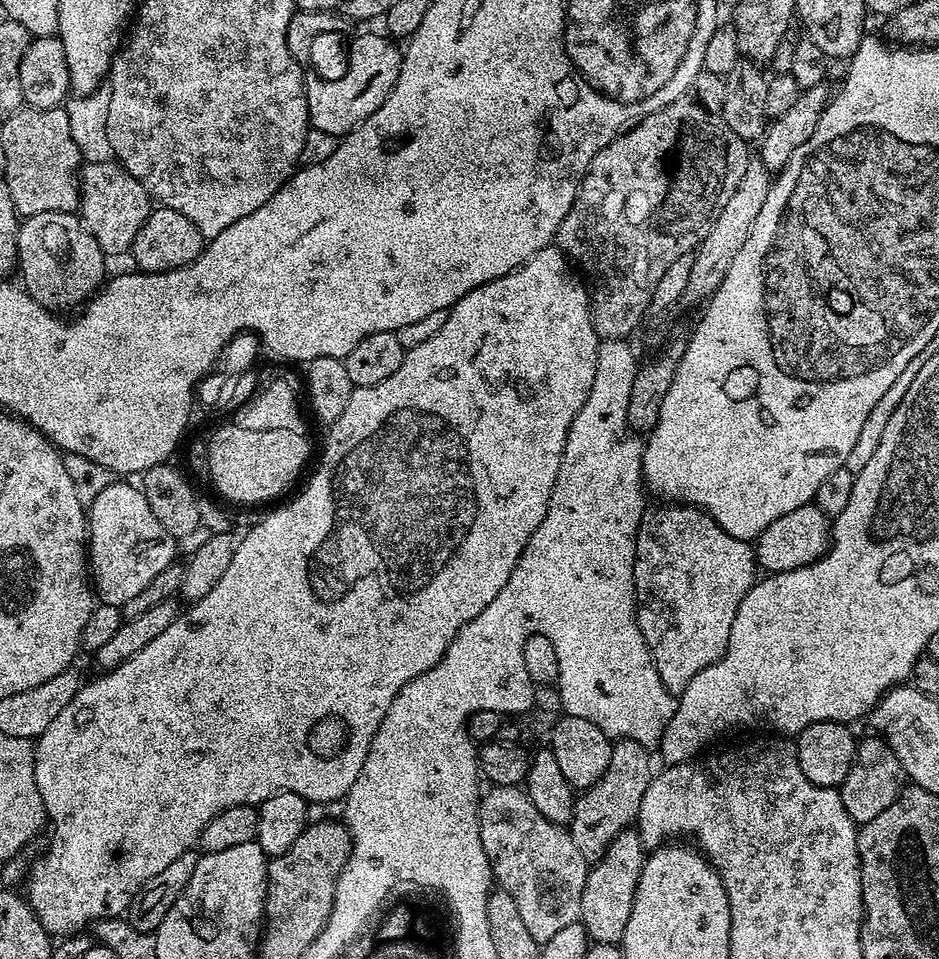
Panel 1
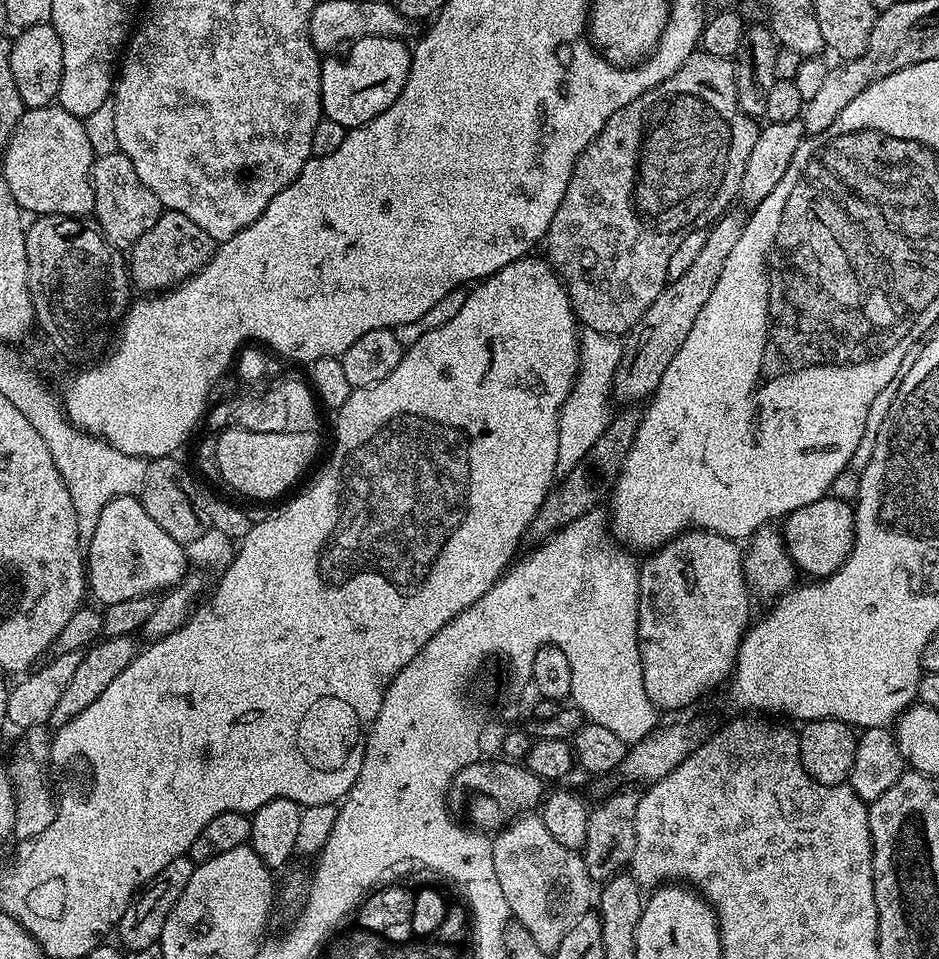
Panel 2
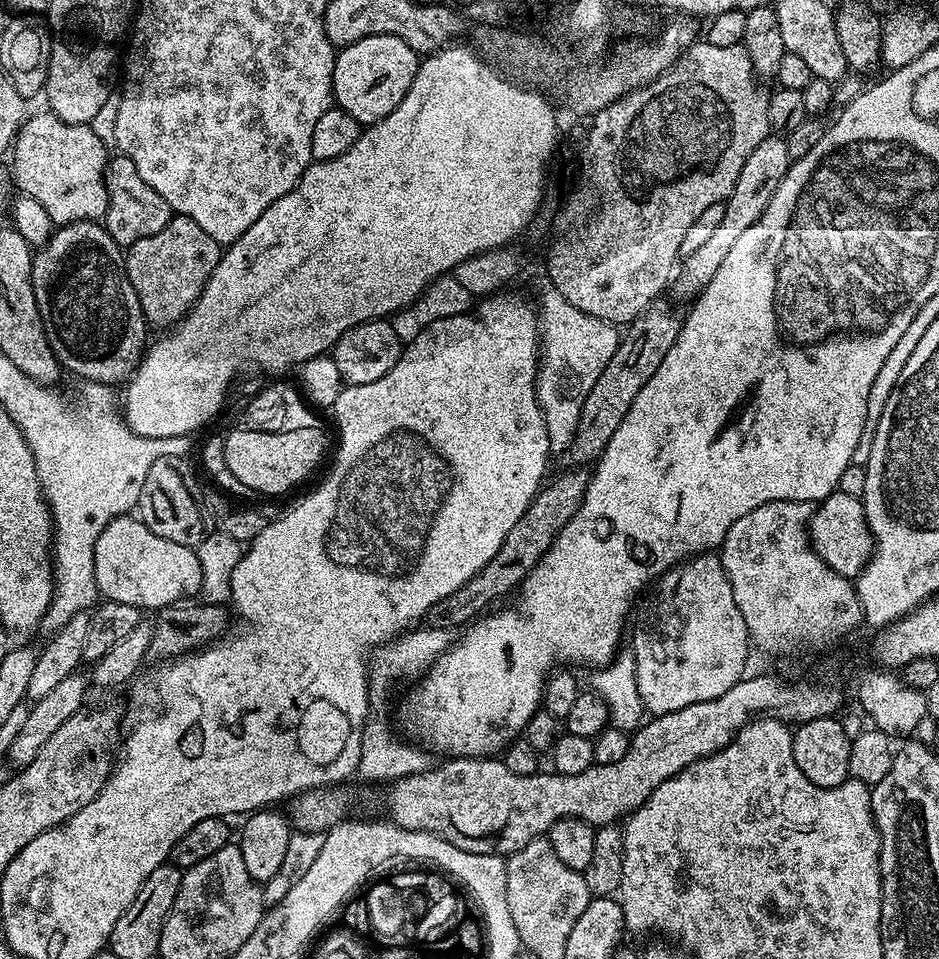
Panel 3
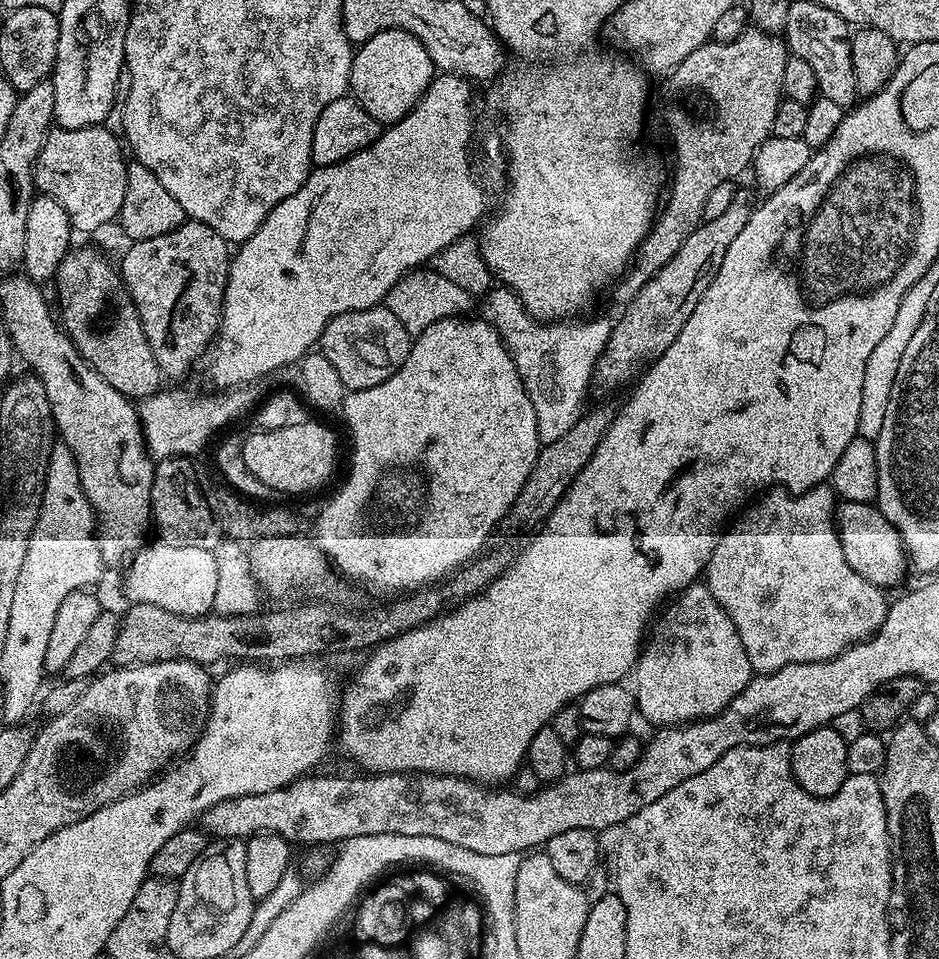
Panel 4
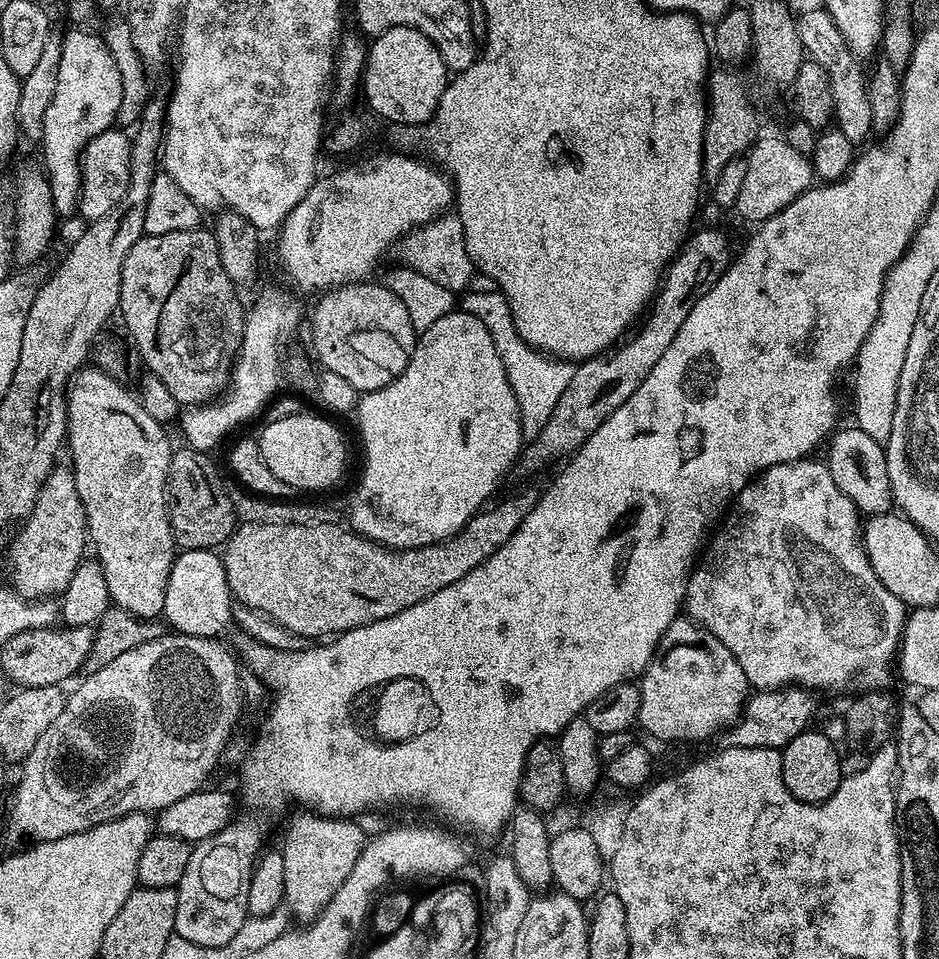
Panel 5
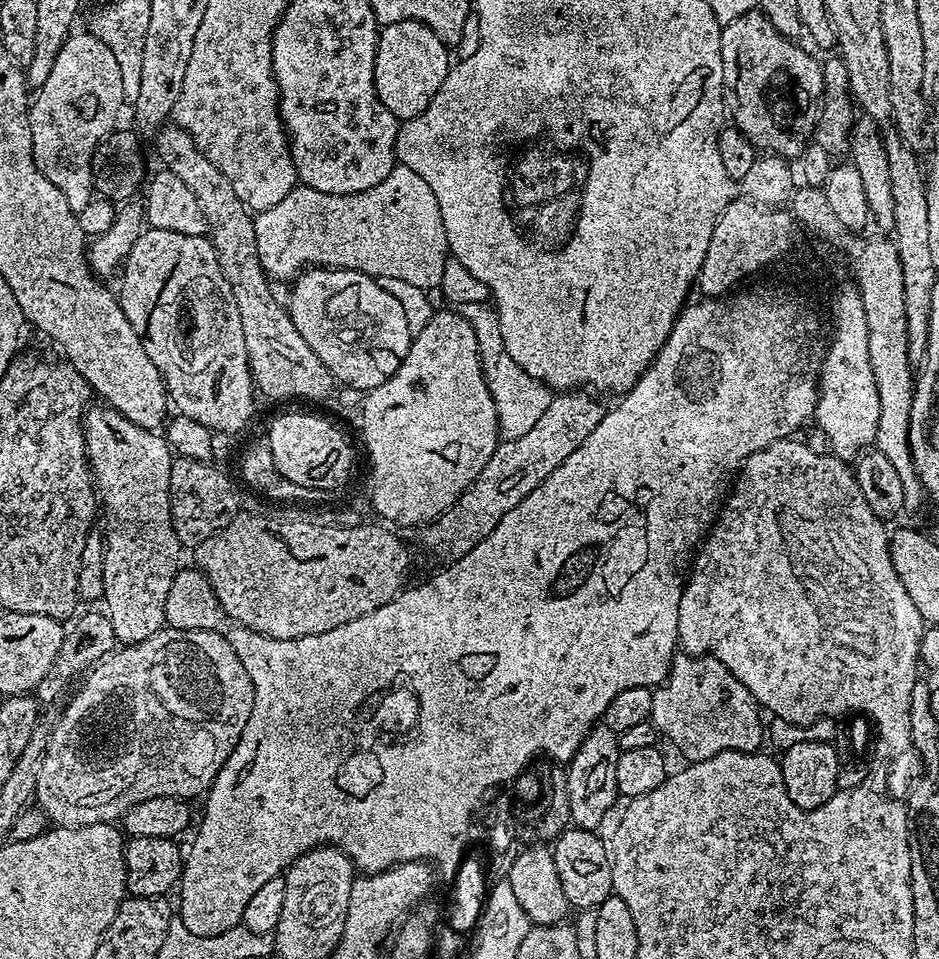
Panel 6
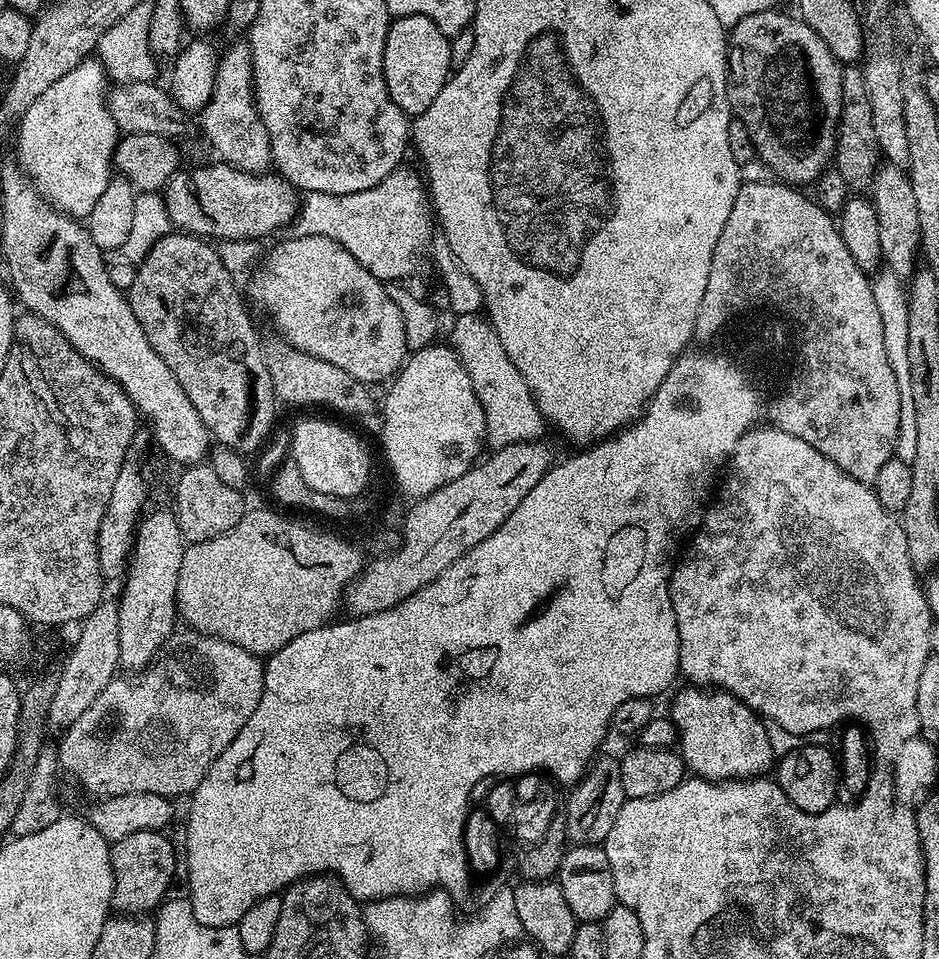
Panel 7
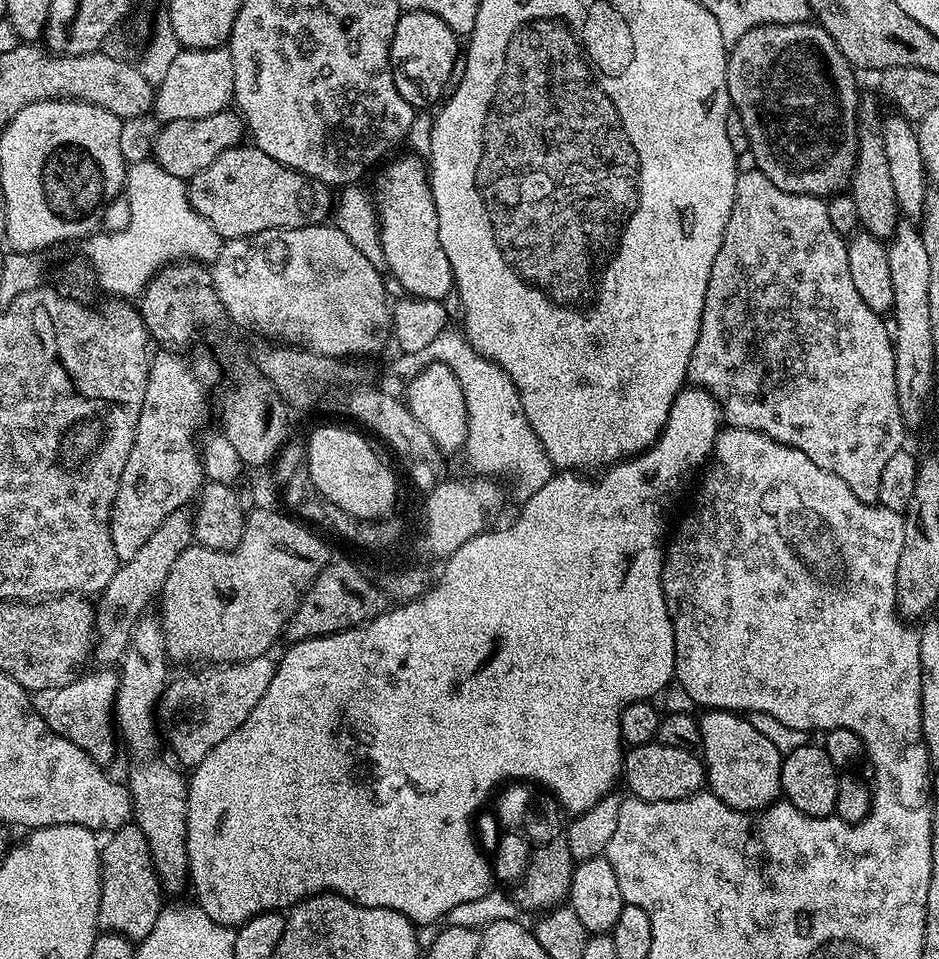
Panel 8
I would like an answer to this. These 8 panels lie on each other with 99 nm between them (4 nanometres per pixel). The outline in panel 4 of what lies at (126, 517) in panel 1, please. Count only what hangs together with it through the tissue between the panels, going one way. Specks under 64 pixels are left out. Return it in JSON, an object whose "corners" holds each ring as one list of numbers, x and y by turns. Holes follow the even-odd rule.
{"corners":[[163,542,145,543,131,557,127,565,128,577,124,580,124,592,132,604,153,604,170,610,170,614,183,616,207,616,215,606,218,585,218,564,213,550,201,550,194,546,170,546]]}

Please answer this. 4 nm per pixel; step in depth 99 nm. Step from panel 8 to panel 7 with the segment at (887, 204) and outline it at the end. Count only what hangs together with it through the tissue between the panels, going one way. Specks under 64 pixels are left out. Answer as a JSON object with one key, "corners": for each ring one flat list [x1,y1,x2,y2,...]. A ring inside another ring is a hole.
{"corners":[[852,62,842,74,842,114,840,125,836,131,836,155,834,166,842,178,846,178,849,189,871,189,872,180,876,177,876,169,880,167,882,157,878,138,874,138,874,122,870,115,870,90,866,90,866,78,863,67]]}

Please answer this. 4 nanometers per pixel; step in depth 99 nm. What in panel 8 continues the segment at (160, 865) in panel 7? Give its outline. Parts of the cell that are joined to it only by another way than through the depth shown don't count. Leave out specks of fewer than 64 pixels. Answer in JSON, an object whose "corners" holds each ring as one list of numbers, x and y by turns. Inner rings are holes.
{"corners":[[129,822,124,824,116,832,111,833,107,839,108,841,103,841,100,849,100,905,98,906,98,918,100,919,100,924,106,926,107,931,117,932,119,936,125,936,127,940,139,942,146,938,146,934,150,934,150,930,154,930,154,922,158,922,158,914,162,907,162,901,160,901,160,896,162,897,160,878,156,875,156,867,152,861,150,846,146,842,146,834,142,834,142,830,137,828,135,823]]}

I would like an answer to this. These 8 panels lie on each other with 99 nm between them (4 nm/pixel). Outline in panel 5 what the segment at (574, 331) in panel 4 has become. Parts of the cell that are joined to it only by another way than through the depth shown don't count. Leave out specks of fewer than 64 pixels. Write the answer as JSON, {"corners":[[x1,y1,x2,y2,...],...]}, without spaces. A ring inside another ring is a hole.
{"corners":[[480,288,477,292,468,290,459,297,459,311,474,314,474,318,478,318,478,322,482,322,482,326,486,326,486,330,490,330,492,341,494,342,494,350,498,350,498,354,502,358,502,366,506,370,506,378,510,382,510,386,514,390,514,398,518,402,518,410,520,411,520,434,525,441,531,442,535,440,536,435,542,430,542,426,546,426,546,422,550,422,550,414,554,414,554,406,558,406,558,398,562,398,562,390,566,390,566,386,570,386,570,378,572,377,574,368,567,360,558,360,545,353,539,352,536,348,531,348,519,334,516,333,512,311,508,308,508,303,503,292,499,290,491,290]]}

